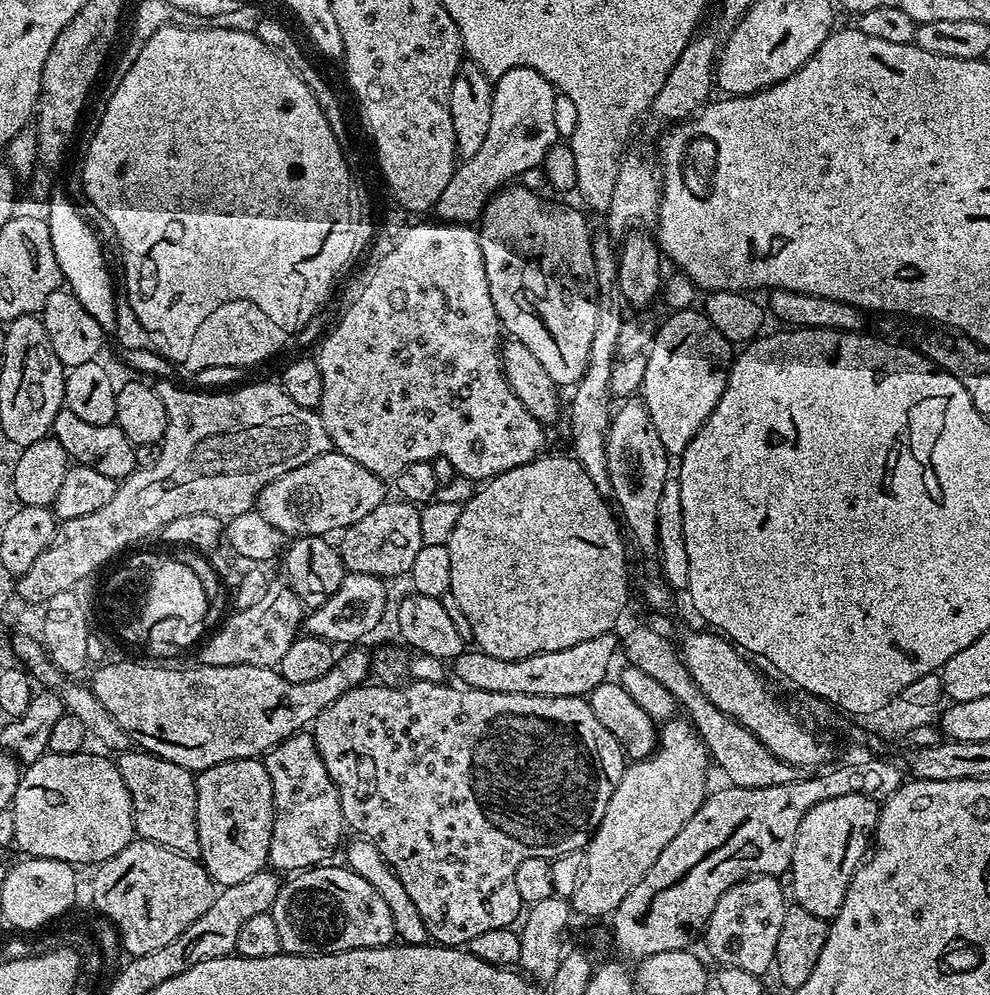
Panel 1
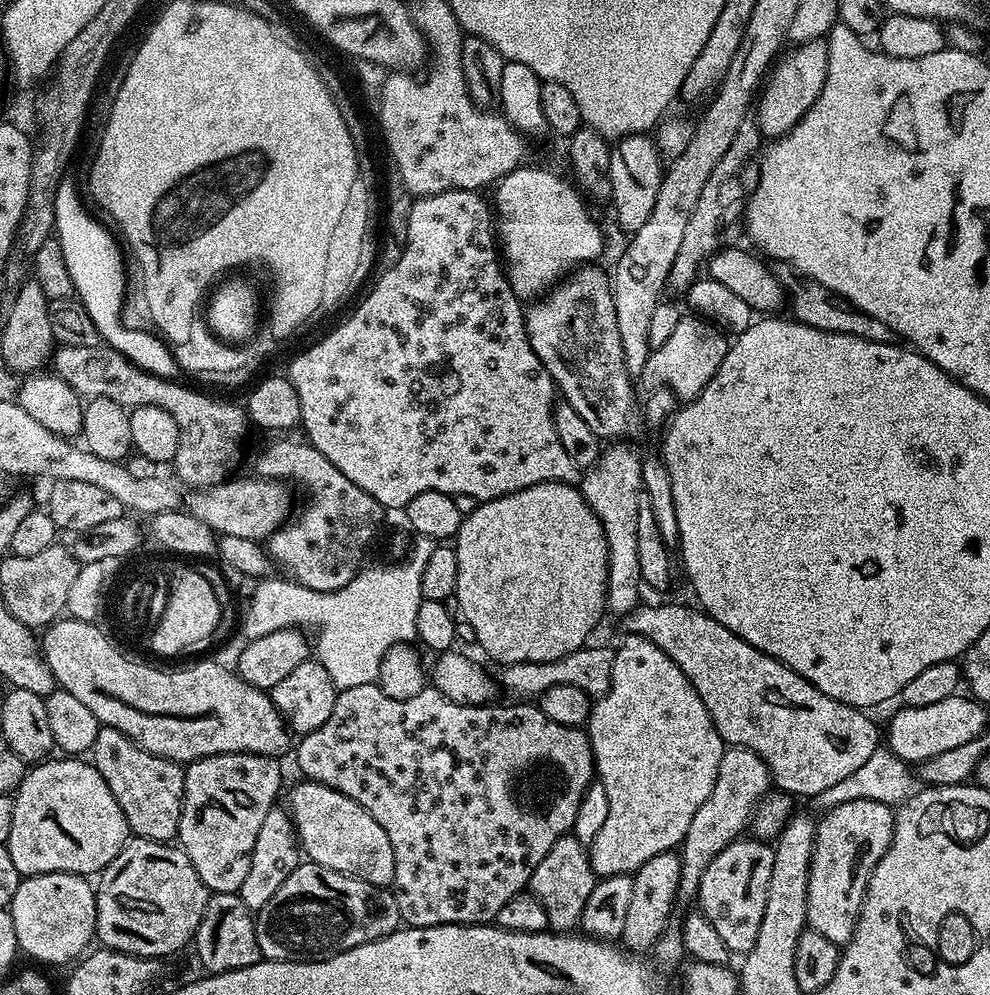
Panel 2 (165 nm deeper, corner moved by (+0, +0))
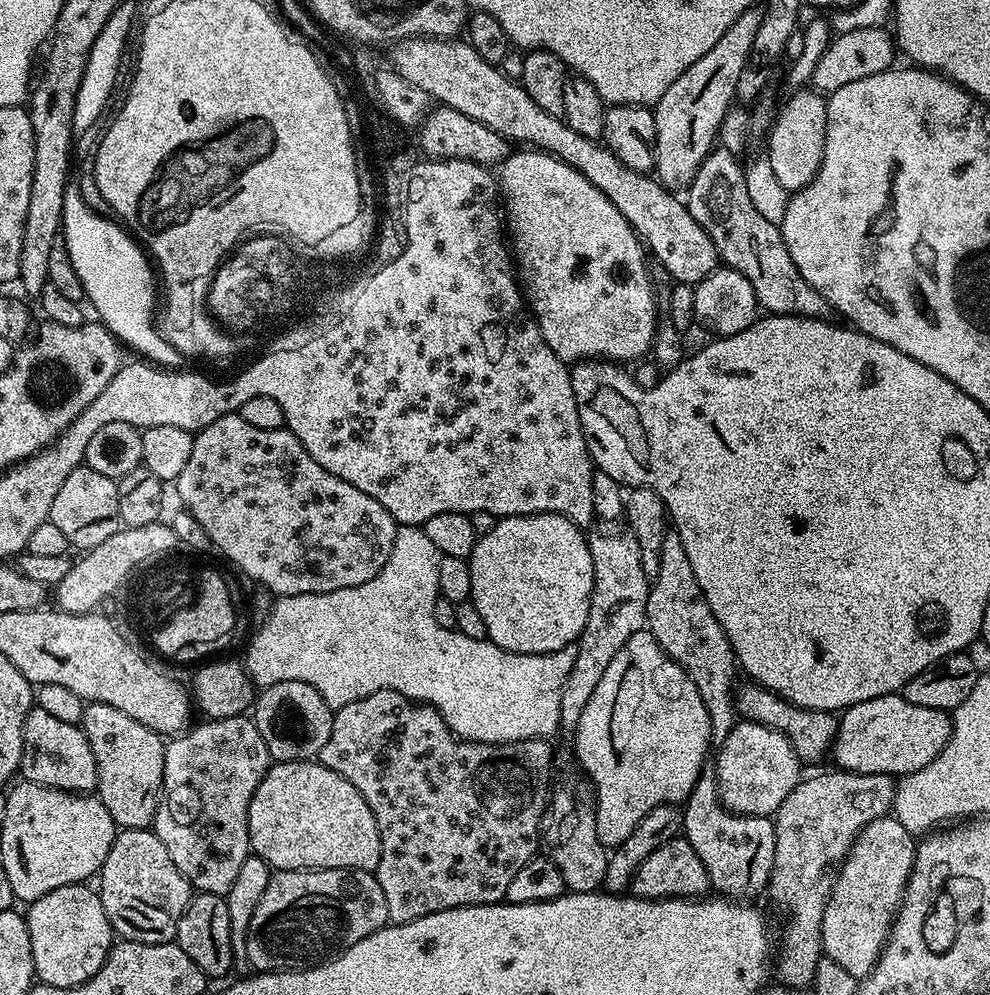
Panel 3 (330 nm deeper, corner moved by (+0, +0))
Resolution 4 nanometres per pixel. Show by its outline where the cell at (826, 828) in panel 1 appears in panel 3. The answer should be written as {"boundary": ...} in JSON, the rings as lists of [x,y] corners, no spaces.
{"boundary":[[[889,814],[870,822],[858,834],[858,838],[852,843],[848,857],[836,876],[830,898],[826,902],[826,914],[822,914],[822,934],[820,946],[823,955],[834,958],[834,962],[841,964],[850,974],[857,978],[863,978],[874,970],[878,958],[884,949],[884,943],[888,941],[892,933],[892,924],[896,920],[896,911],[900,903],[904,901],[904,891],[908,885],[908,879],[914,866],[917,841],[911,832],[898,822],[896,817]]]}

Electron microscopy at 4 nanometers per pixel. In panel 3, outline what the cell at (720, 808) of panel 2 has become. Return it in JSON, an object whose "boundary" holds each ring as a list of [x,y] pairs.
{"boundary":[[[741,719],[730,730],[730,734],[726,734],[726,738],[719,741],[717,748],[720,749],[717,752],[715,749],[714,752],[716,785],[721,802],[731,812],[737,812],[743,816],[771,817],[782,806],[782,802],[786,802],[786,794],[790,794],[790,790],[794,790],[794,786],[802,779],[802,773],[800,773],[802,762],[798,758],[794,746],[781,732],[765,724]]]}

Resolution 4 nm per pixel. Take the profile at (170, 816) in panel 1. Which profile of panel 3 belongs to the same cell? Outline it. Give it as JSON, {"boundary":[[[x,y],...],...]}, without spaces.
{"boundary":[[[106,702],[85,703],[82,727],[84,737],[90,742],[90,750],[94,750],[95,795],[102,802],[102,806],[110,810],[110,818],[115,822],[117,829],[148,828],[156,816],[156,805],[164,786],[165,737],[142,726],[142,722],[130,718],[130,714],[122,714],[122,710],[117,710],[115,706],[106,706]]]}

